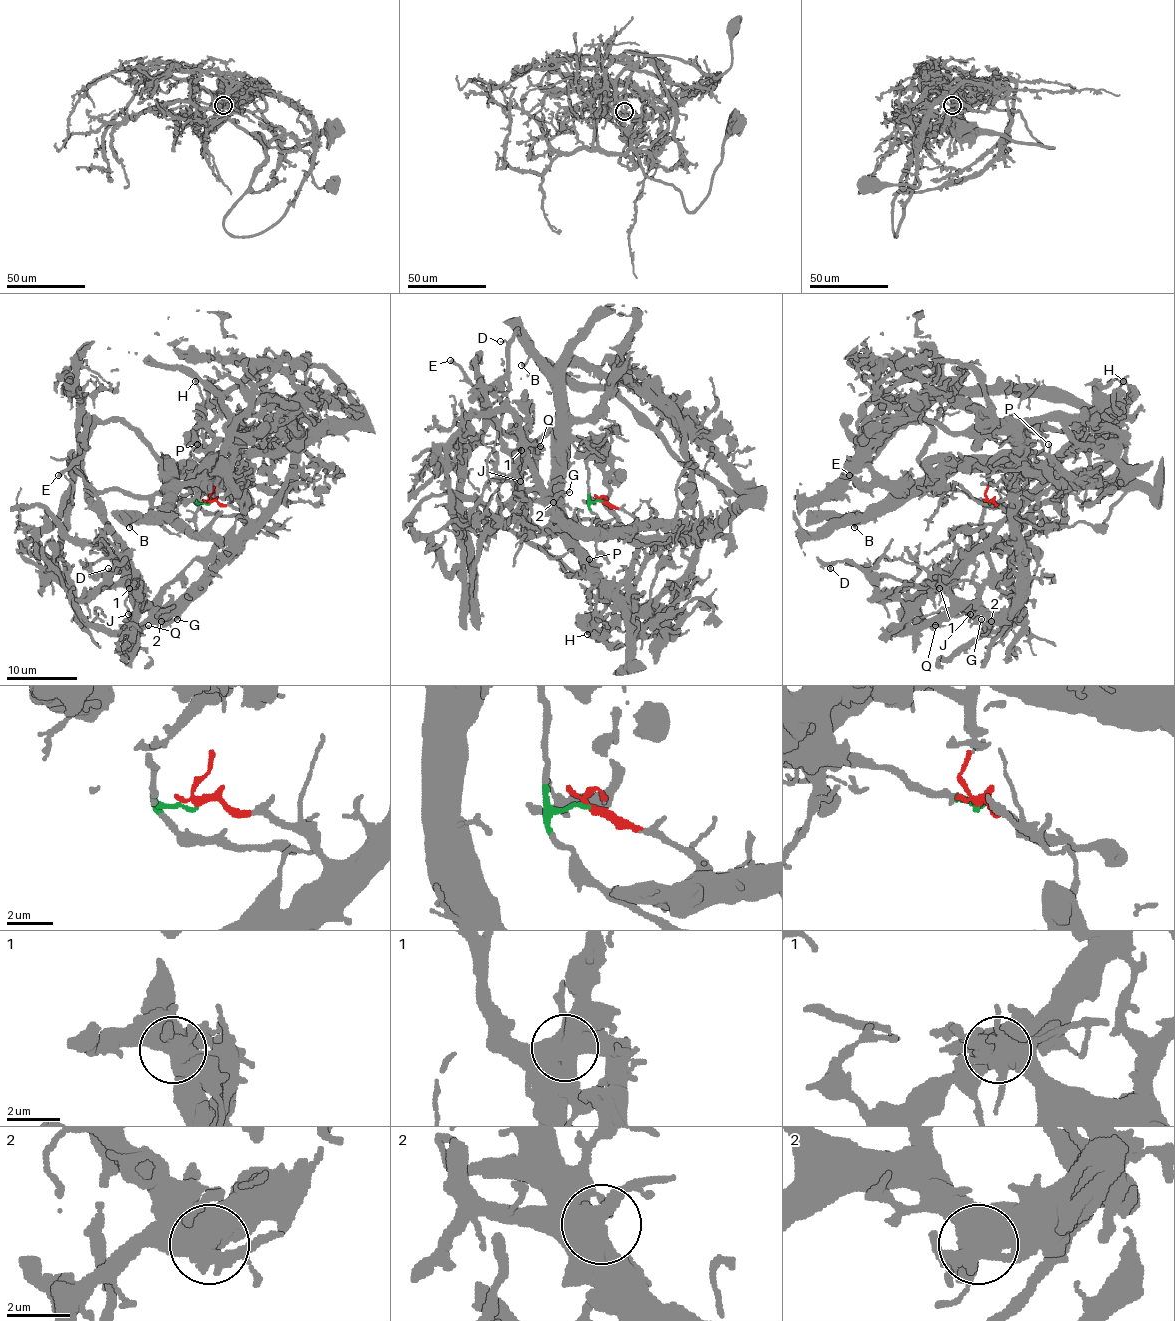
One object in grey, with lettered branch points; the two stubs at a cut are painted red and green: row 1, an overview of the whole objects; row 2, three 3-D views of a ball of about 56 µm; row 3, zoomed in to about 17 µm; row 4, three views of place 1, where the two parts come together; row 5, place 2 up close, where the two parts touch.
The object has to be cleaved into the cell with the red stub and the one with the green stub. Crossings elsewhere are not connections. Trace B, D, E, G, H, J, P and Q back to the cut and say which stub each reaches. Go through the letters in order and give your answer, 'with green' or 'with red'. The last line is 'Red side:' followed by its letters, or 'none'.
B: with green
D: with red
E: with green
G: with red
H: with green
J: with red
P: with green
Q: with red
Red side: D, G, J, Q

